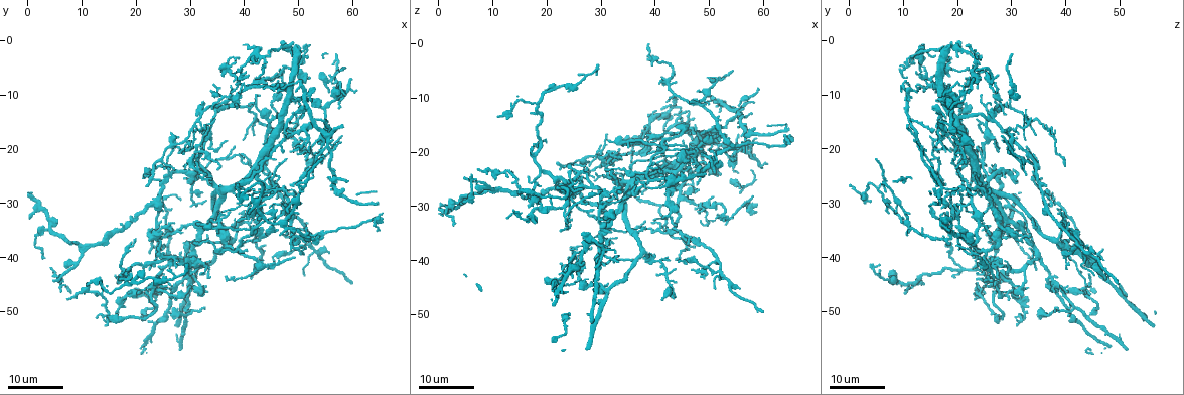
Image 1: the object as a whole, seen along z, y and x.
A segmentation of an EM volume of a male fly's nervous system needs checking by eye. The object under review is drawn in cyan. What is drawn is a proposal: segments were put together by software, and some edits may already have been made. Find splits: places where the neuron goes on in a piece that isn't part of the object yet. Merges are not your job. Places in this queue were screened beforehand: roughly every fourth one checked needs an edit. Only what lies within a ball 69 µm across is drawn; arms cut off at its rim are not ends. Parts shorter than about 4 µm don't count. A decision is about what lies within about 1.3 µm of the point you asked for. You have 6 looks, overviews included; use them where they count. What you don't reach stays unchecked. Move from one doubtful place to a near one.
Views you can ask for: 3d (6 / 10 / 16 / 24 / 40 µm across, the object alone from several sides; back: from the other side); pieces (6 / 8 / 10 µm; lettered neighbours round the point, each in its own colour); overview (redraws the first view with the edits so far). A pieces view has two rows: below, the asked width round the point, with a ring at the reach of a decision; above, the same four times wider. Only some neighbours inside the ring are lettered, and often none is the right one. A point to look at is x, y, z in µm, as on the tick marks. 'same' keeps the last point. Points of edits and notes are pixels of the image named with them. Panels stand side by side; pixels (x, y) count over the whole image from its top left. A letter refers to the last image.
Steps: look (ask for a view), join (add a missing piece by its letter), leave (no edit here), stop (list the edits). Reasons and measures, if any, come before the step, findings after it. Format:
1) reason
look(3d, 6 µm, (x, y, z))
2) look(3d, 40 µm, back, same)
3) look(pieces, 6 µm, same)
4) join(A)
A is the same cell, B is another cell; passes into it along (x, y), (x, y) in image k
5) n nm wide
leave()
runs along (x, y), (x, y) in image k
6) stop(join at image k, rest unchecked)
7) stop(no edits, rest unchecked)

an open end
look(3d, 24 µm, (23.0, 42.5, 34.5))

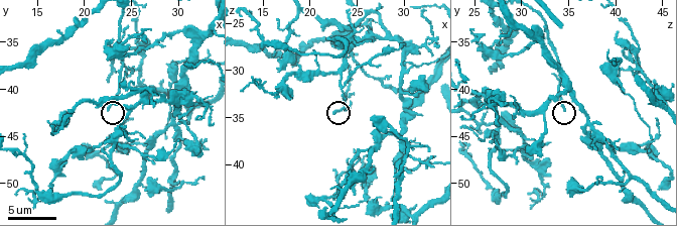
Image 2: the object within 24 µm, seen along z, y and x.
look(pieces, 8 µm, (22.6, 42.0, 34.6))

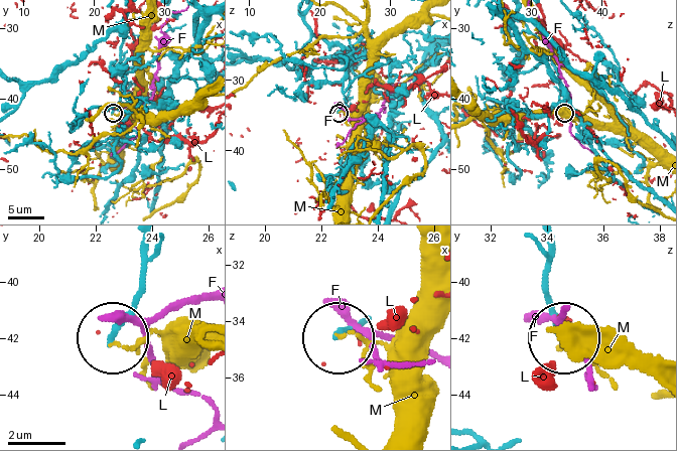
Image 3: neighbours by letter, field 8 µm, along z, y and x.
leave()
F, L and M are other cells; runs along (127, 16), (121, 47), (121, 100), (113, 112) in image 3; none of them fits

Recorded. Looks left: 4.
free end
look(pieces, 6 µm, (33.2, 46.4, 40.2))

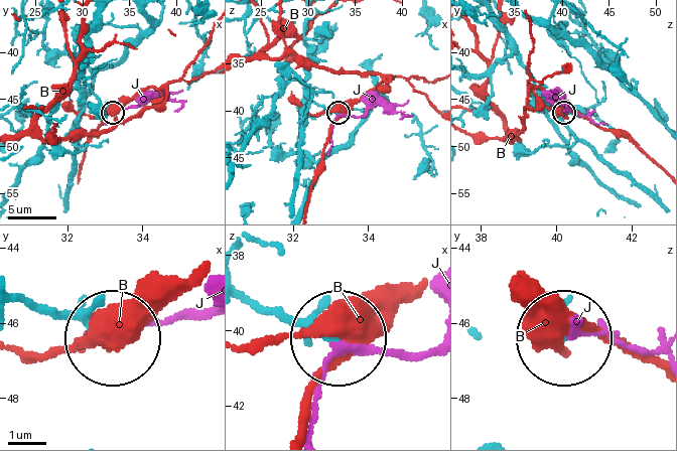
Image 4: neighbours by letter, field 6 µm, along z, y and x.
join(J)
J is the same cell, B is another cell; passes into it along (245, 293), (361, 347), (427, 353) in image 4; the neuron continues

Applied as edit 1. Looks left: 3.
look(overview)

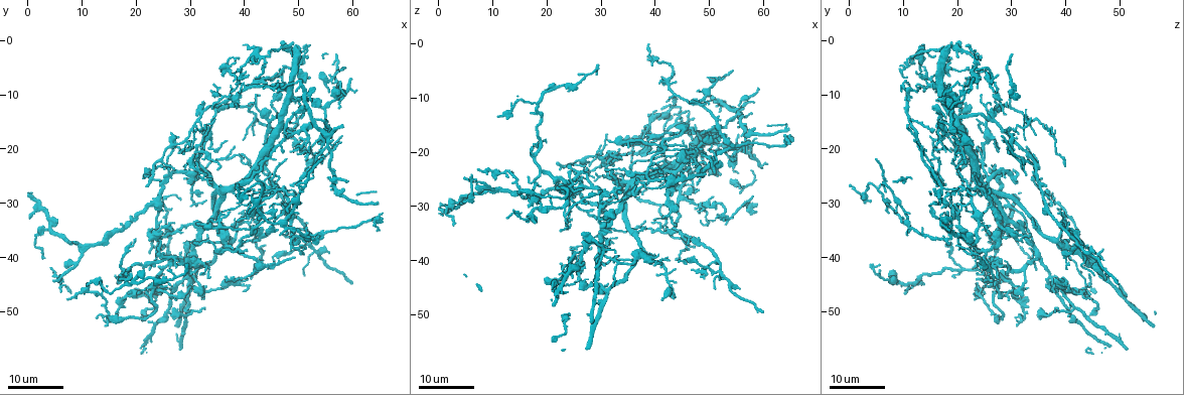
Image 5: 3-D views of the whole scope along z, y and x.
look(3d, 24 µm, (22.0, 26.5, 22.0))

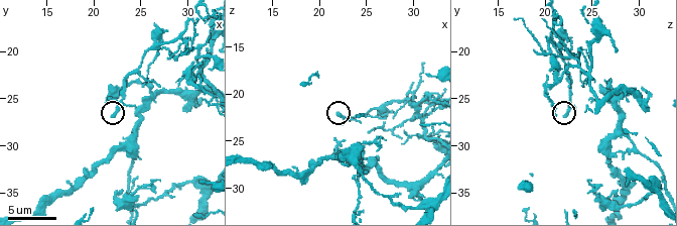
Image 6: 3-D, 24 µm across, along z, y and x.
look(pieces, 8 µm, (22.0, 26.8, 22.4))

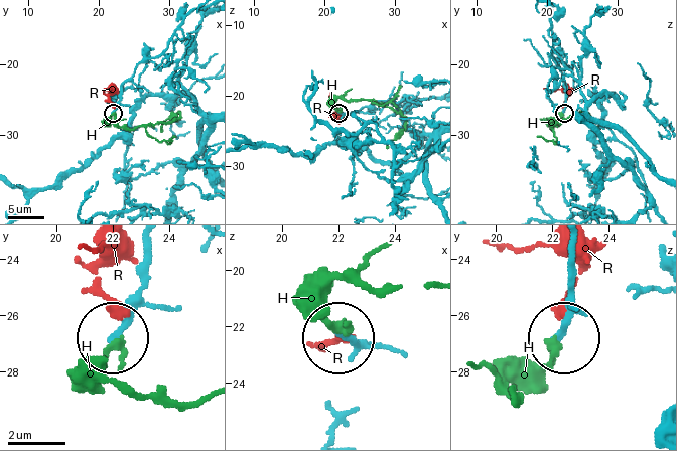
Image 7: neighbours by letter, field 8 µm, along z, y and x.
join(H)
H is the same cell, R is another cell; the neuron continues

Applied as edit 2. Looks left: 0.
stop(join at image 4, join at image 7, rest unchecked)

